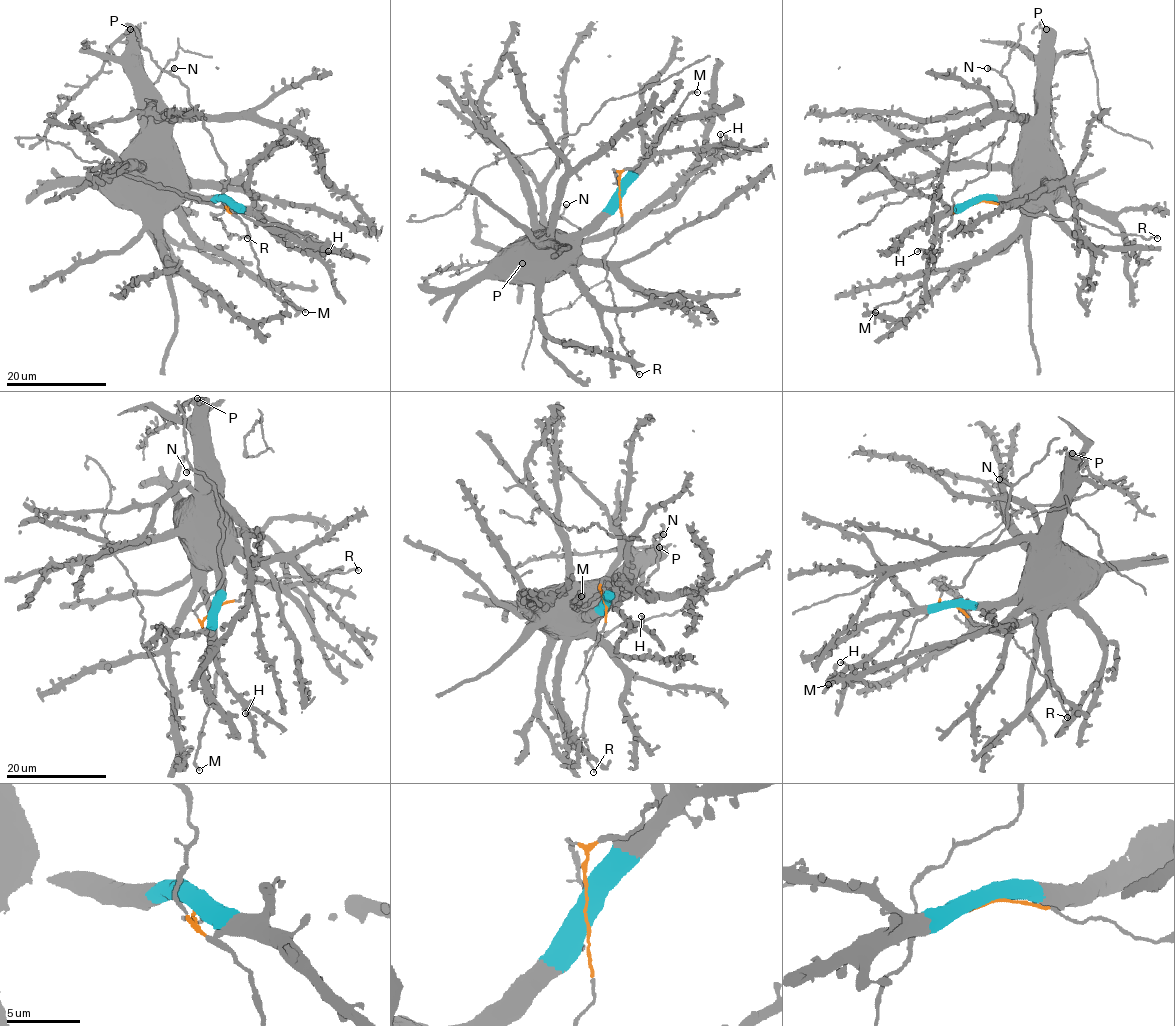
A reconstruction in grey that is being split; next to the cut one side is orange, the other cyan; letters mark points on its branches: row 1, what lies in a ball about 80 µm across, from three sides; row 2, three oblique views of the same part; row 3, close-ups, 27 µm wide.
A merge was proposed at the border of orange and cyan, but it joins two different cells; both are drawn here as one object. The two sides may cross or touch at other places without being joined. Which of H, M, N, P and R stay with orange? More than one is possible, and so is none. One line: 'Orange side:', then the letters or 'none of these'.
Orange side: M, N, R

